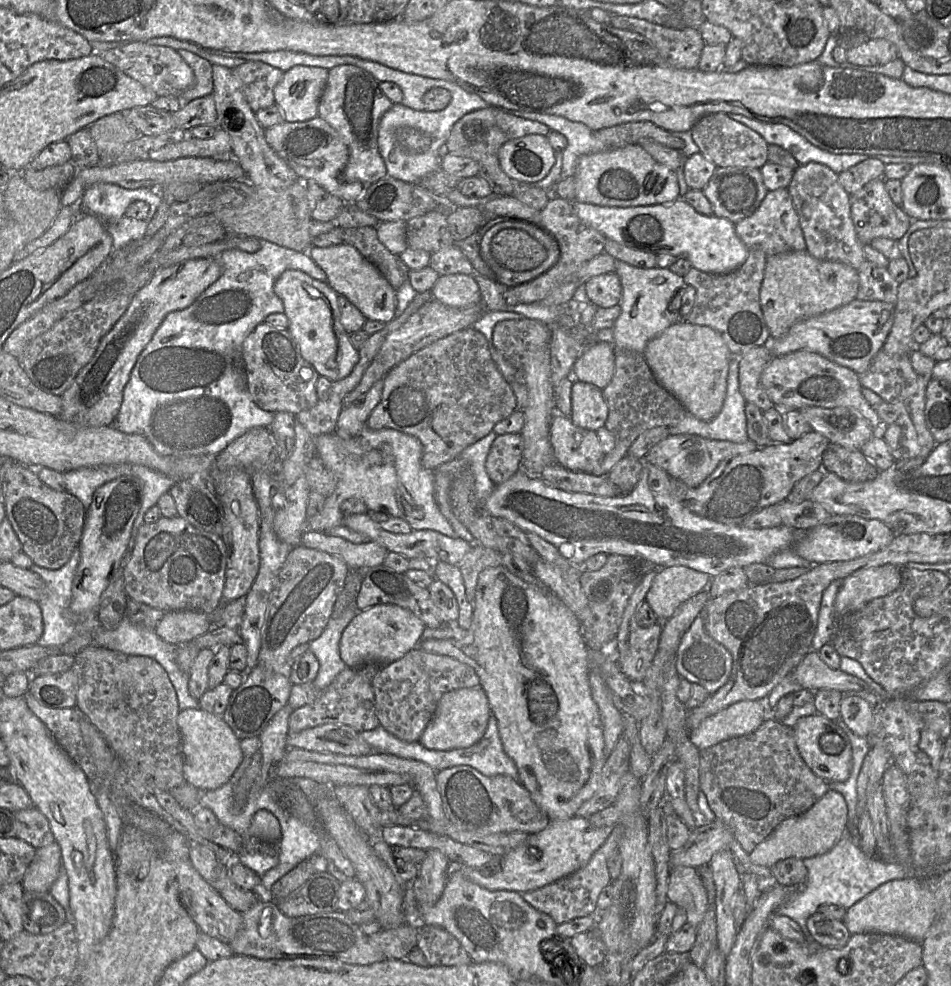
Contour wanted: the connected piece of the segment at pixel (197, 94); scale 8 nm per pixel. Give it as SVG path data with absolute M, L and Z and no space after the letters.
M185 49L178 50L178 53L192 68L195 75L193 86L179 95L184 103L212 94L214 88L213 64L207 59Z

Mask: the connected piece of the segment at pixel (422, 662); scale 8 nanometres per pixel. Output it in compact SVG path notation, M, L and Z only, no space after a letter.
M416 647L400 660L387 664L372 681L376 715L380 725L406 742L418 742L446 692L479 685L475 670L450 656L428 653Z

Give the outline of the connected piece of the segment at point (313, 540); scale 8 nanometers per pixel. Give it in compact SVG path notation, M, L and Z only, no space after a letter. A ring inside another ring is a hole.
M307 530L301 539L302 546L317 549L340 557L349 568L365 570L383 563L387 549L374 542L353 544L343 538Z

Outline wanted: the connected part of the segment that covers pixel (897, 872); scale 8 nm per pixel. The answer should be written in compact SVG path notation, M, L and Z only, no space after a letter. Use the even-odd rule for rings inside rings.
M854 836L856 849L850 841L843 839L828 853L805 859L807 869L806 885L800 895L791 903L786 904L776 911L776 915L792 918L796 921L807 938L811 938L807 931L807 919L815 913L819 907L825 904L834 904L849 909L855 903L867 896L880 885L893 878L905 877L906 869L910 864L901 864L894 861L885 861L879 857L871 857L865 854L858 844L857 836Z

